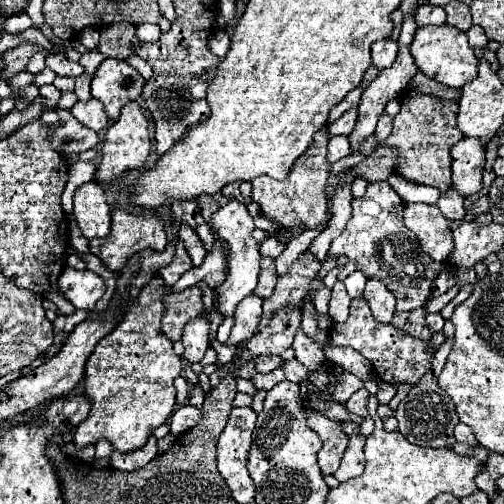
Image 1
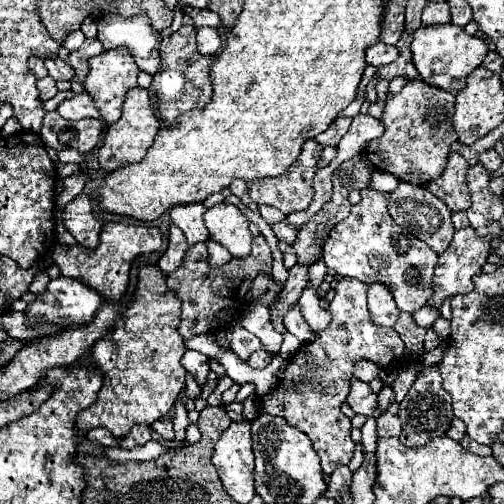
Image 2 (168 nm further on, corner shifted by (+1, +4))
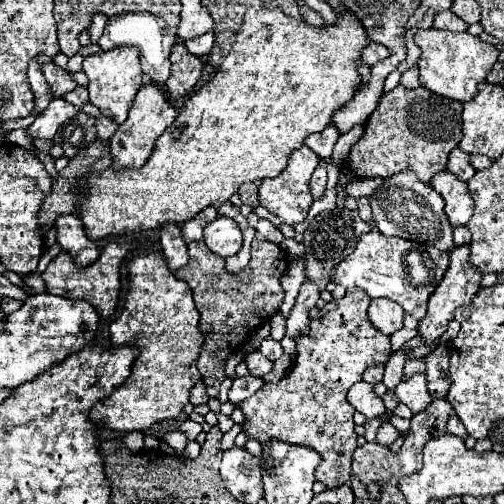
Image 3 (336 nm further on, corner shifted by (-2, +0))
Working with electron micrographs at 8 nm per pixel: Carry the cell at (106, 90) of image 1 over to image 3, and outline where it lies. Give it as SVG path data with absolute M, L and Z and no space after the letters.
M113 48L109 52L93 54L83 60L83 72L89 78L89 100L95 104L103 116L111 118L113 122L121 124L127 118L131 102L141 88L141 66L139 66L139 52L137 48Z

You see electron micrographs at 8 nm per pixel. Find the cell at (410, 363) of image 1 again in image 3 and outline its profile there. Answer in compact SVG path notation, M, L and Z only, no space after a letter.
M359 288L347 290L341 300L327 302L319 310L319 316L311 320L309 332L297 340L297 356L291 372L237 404L245 414L249 438L261 444L275 438L317 450L321 464L315 476L327 488L349 482L351 456L357 448L357 434L353 430L355 410L345 396L367 368L383 366L391 356L391 338L373 328L367 318L369 302L371 298Z

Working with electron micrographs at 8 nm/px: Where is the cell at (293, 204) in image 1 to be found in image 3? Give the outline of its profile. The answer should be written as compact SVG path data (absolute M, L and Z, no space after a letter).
M299 148L291 154L287 168L277 178L267 178L259 186L259 204L265 206L269 212L279 216L283 222L295 226L307 218L307 210L313 204L313 196L309 190L309 180L313 170L319 164L319 156L311 148Z

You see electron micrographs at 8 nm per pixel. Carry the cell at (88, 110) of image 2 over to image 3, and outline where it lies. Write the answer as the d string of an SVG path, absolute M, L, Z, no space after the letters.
M53 98L53 102L35 118L35 122L27 128L29 138L53 138L57 128L65 122L73 120L79 114L79 108L63 98Z

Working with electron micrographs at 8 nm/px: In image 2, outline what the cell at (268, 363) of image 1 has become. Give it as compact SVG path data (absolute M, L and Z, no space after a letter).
M256 350L254 354L250 354L248 364L250 364L252 368L266 368L266 366L270 364L270 360L272 360L272 356L270 356L268 352L264 352L264 350Z

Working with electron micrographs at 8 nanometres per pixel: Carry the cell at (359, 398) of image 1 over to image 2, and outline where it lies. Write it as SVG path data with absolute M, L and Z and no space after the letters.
M352 378L350 380L350 392L348 392L348 406L356 412L356 414L364 414L364 416L370 416L376 408L378 408L378 394L372 392L372 388L358 380L358 378Z

